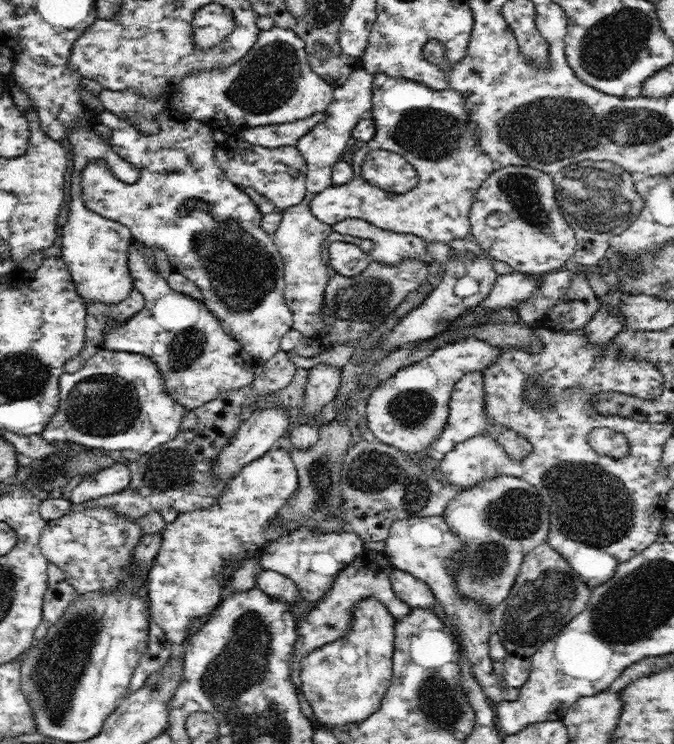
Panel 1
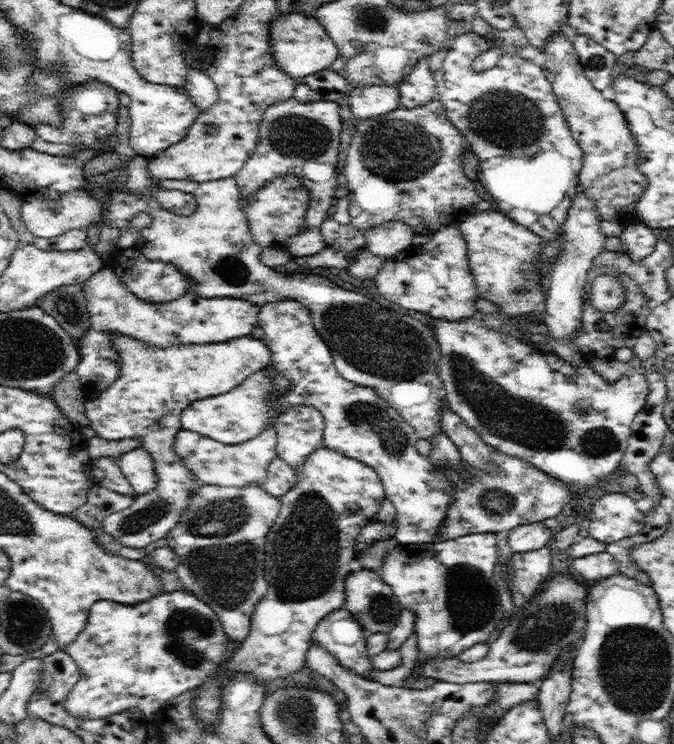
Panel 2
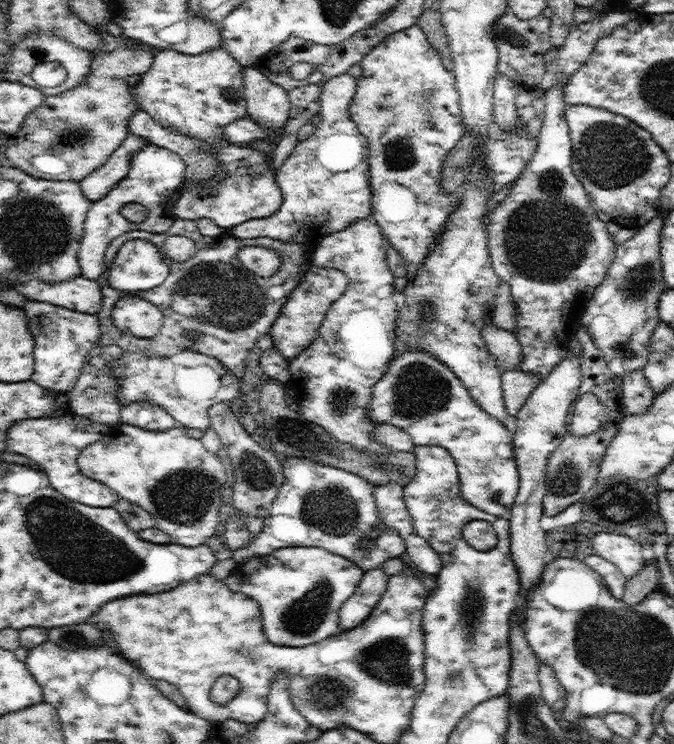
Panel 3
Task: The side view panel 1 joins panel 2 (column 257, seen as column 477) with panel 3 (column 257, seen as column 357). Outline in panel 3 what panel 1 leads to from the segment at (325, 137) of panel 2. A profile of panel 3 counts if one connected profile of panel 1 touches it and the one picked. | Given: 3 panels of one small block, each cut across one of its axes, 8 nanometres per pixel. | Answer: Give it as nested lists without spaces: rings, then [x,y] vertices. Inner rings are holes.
[[[222,47],[210,49],[208,52],[200,52],[195,56],[178,53],[174,49],[153,51],[154,58],[151,68],[136,86],[131,87],[133,98],[138,103],[138,108],[150,114],[163,128],[170,128],[175,132],[202,139],[214,147],[214,155],[218,157],[224,176],[214,187],[200,189],[184,185],[183,194],[174,208],[177,217],[195,220],[206,217],[212,219],[218,226],[230,230],[250,219],[262,219],[274,214],[282,206],[282,194],[275,184],[276,170],[272,170],[271,156],[263,154],[259,150],[228,140],[223,134],[223,128],[236,120],[247,117],[248,106],[243,92],[243,70],[244,68],[224,51]]]

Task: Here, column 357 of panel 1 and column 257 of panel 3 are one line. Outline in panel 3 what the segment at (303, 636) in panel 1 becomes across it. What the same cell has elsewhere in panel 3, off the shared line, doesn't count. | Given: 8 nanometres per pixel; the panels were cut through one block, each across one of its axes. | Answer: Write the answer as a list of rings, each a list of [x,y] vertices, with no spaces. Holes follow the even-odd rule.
[[[287,547],[274,550],[268,555],[259,555],[246,563],[238,564],[225,579],[232,592],[254,600],[260,608],[262,630],[272,644],[278,646],[304,647],[318,643],[341,632],[340,610],[354,595],[365,571],[352,560],[318,547]]]

